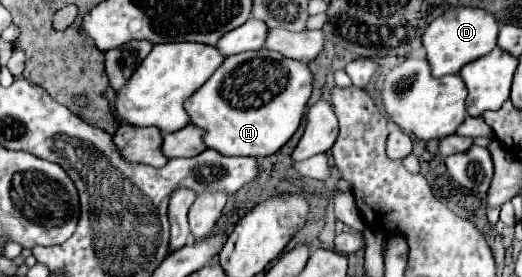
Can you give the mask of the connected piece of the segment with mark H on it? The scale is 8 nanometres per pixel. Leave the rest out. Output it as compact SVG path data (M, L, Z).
M256 50L256 52L242 52L228 56L222 66L184 102L184 108L188 110L190 124L204 130L204 144L210 150L216 150L224 156L270 156L276 150L280 150L292 134L298 130L302 114L306 110L306 102L312 94L312 72L304 62L284 58L278 52L272 50Z

